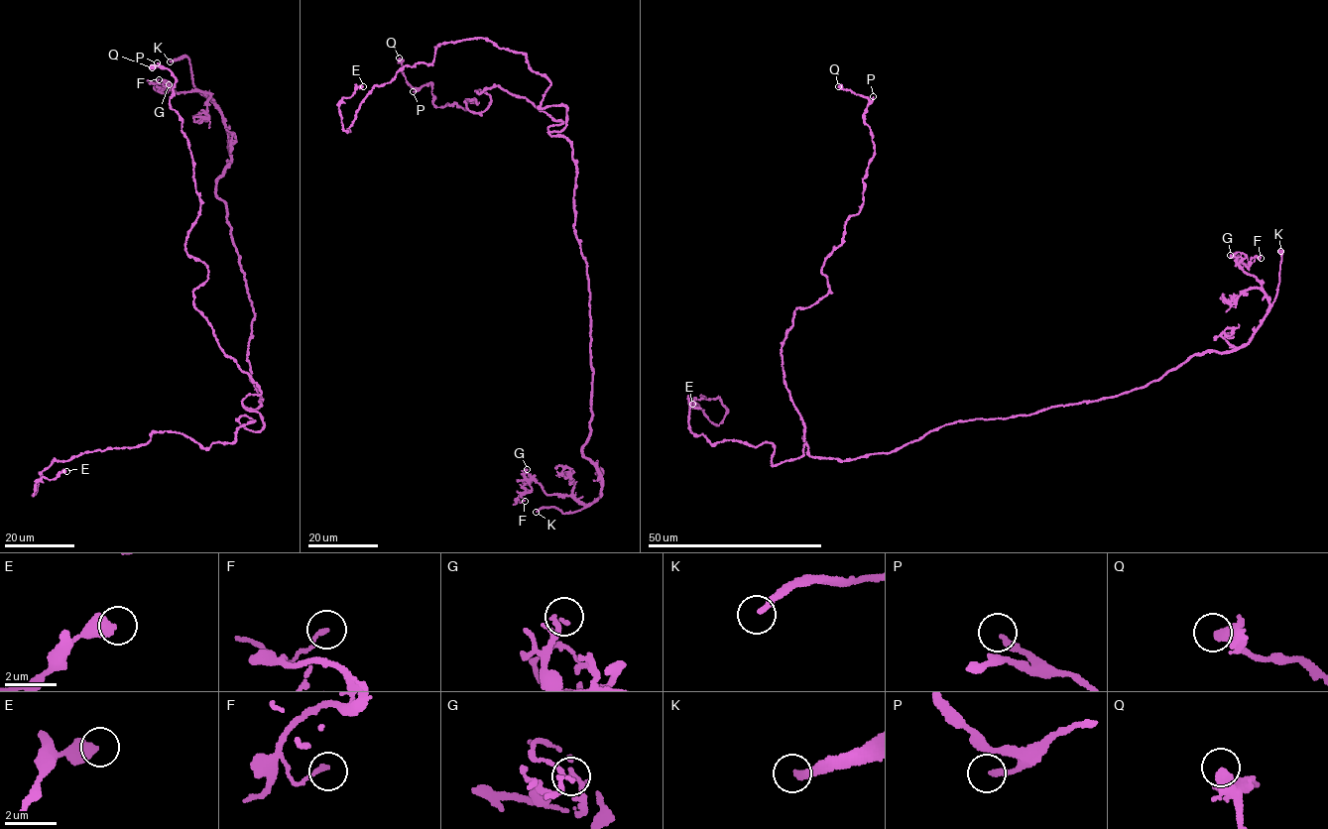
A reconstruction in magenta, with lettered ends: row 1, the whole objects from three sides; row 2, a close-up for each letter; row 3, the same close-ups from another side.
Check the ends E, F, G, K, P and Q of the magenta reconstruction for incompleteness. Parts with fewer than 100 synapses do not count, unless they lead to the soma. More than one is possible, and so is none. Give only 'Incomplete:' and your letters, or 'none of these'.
Incomplete: K

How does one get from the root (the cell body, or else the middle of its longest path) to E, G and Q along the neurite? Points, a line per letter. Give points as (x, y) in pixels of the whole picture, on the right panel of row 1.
E: (862, 456), (805, 444), (774, 465), (770, 442), (692, 433), (688, 396), (726, 409), (717, 425), (692, 404)
G: (862, 456), (958, 421), (1114, 397), (1195, 354), (1242, 348), (1269, 304), (1230, 255)
Q: (862, 456), (810, 455), (782, 353), (794, 311), (828, 292), (821, 267), (875, 151), (869, 99), (838, 86)

